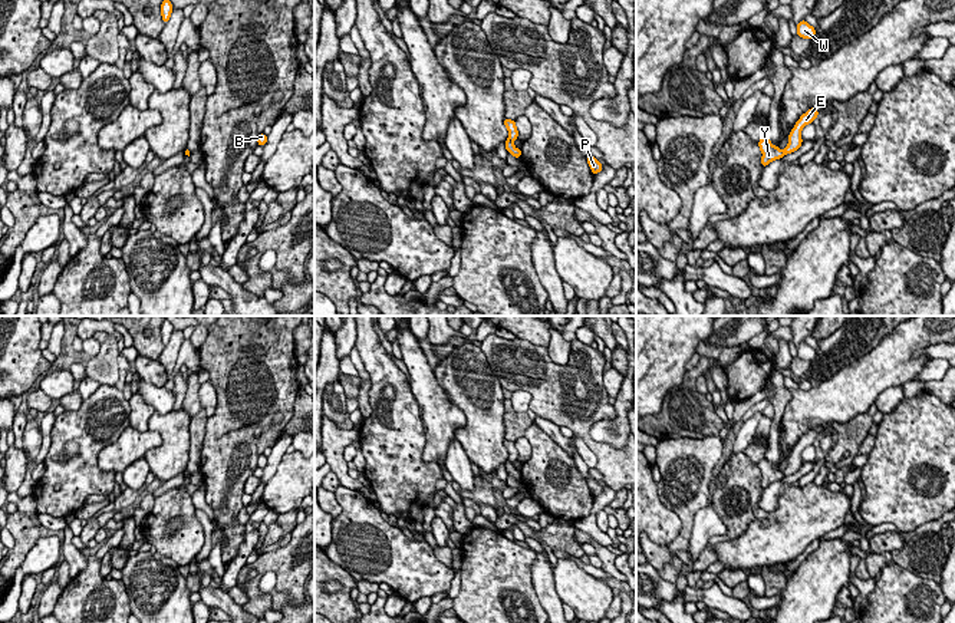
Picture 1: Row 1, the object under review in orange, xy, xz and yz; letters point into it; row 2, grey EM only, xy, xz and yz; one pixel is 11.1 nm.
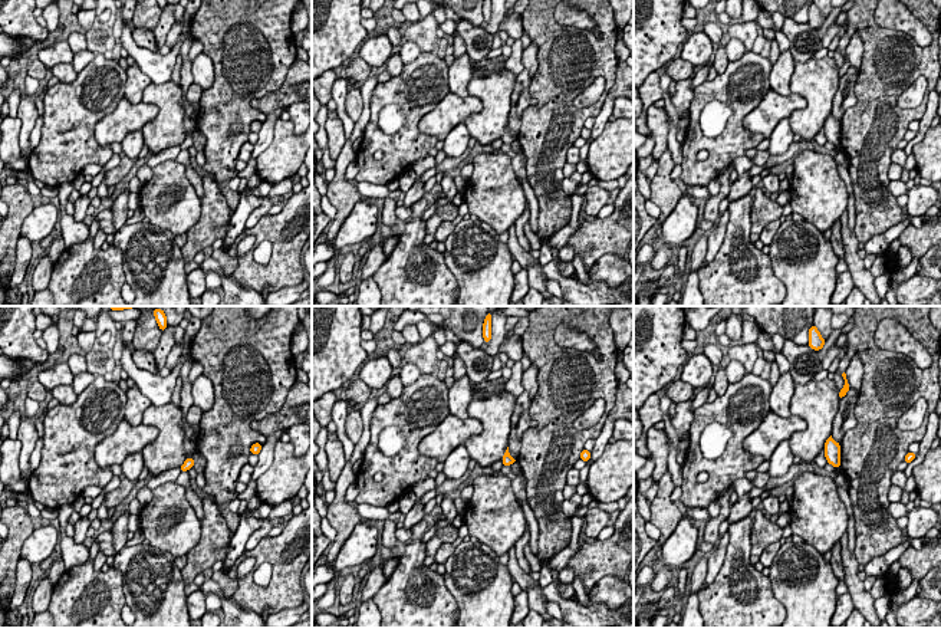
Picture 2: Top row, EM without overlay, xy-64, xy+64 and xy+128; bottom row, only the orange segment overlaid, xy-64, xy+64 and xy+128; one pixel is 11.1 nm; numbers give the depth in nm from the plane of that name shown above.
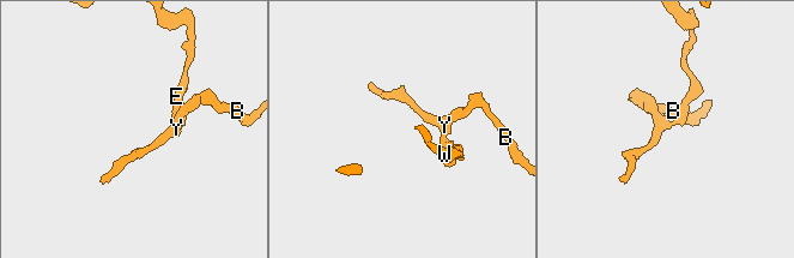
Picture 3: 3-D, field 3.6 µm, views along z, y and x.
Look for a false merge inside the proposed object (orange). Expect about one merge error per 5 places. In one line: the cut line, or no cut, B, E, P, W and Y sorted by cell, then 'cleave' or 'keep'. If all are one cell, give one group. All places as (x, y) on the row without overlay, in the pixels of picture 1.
cut xz (507, 461), (511, 462); groups B P Y / E W; cleave

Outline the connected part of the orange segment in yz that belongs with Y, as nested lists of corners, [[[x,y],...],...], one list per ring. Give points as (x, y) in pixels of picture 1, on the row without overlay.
[[[761,459],[758,462],[758,468],[760,472],[763,474],[761,478],[763,490],[767,488],[770,484],[781,481],[784,478],[783,472],[778,468],[773,467],[771,462],[767,459]]]

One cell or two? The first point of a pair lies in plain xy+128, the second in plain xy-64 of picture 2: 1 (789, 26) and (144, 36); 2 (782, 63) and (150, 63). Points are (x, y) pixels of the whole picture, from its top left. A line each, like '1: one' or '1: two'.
1: one
2: two

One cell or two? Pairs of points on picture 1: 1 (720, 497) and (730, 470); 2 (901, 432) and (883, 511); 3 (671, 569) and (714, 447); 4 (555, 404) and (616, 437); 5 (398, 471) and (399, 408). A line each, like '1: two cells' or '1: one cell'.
1: one cell
2: one cell
3: two cells
4: two cells
5: one cell

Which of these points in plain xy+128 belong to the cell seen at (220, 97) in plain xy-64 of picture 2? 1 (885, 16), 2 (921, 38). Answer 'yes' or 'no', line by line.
1: no
2: no

